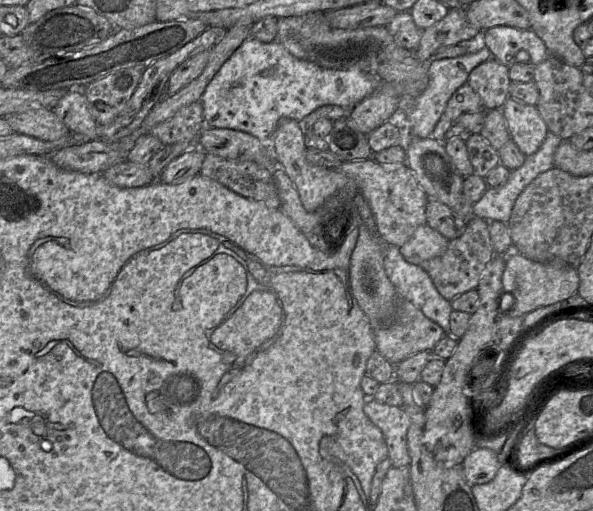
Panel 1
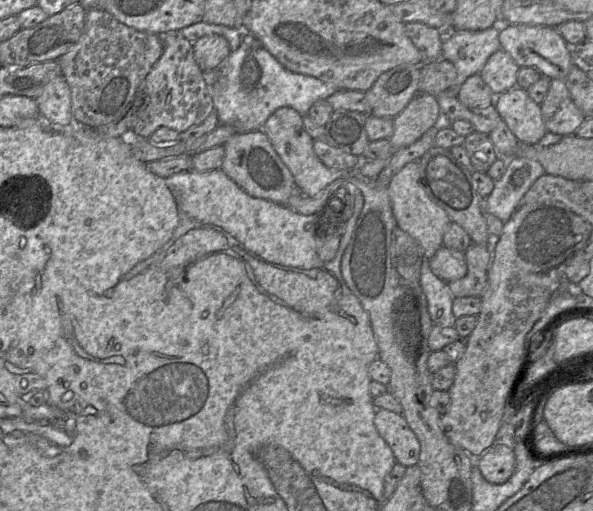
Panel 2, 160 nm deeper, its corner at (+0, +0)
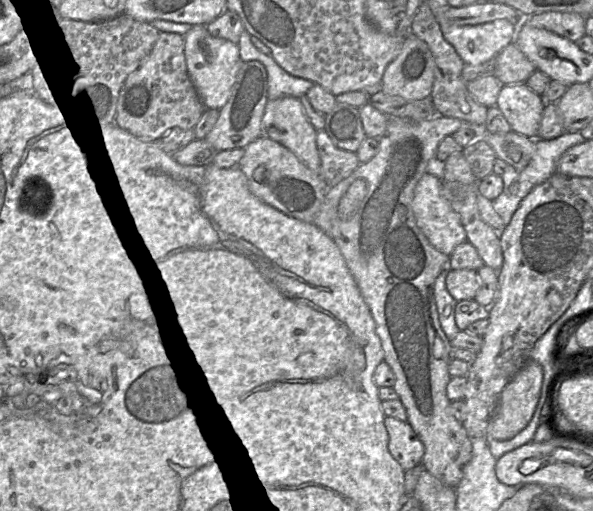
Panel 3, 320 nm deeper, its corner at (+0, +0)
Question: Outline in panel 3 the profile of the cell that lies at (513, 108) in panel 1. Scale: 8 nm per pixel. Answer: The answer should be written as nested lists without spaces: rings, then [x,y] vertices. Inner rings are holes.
[[[519,83],[504,85],[496,106],[513,131],[536,139],[546,104],[541,95],[532,91],[525,83]]]

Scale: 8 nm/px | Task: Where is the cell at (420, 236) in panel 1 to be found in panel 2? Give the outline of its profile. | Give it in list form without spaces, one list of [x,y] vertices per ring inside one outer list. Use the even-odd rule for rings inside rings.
[[[445,246],[436,251],[428,264],[431,272],[445,282],[463,278],[467,273],[464,253]]]

